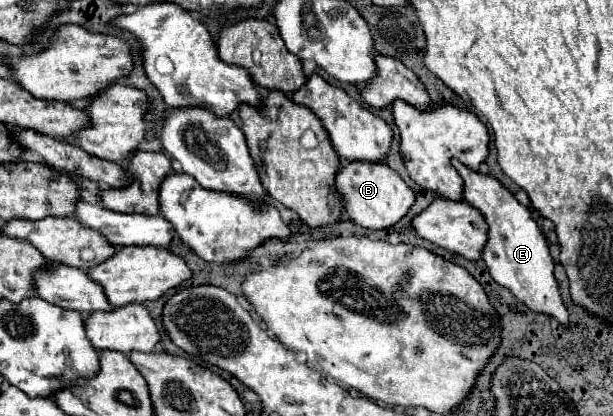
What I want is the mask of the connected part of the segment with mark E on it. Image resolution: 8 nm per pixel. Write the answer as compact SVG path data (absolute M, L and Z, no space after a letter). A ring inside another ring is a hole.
M453 161L453 167L463 179L463 199L479 209L487 221L487 243L481 259L485 261L493 281L509 289L531 311L555 317L559 323L569 325L569 313L561 301L557 281L553 277L553 259L549 255L547 239L539 225L531 217L529 207L521 205L495 177L467 169L461 161Z

